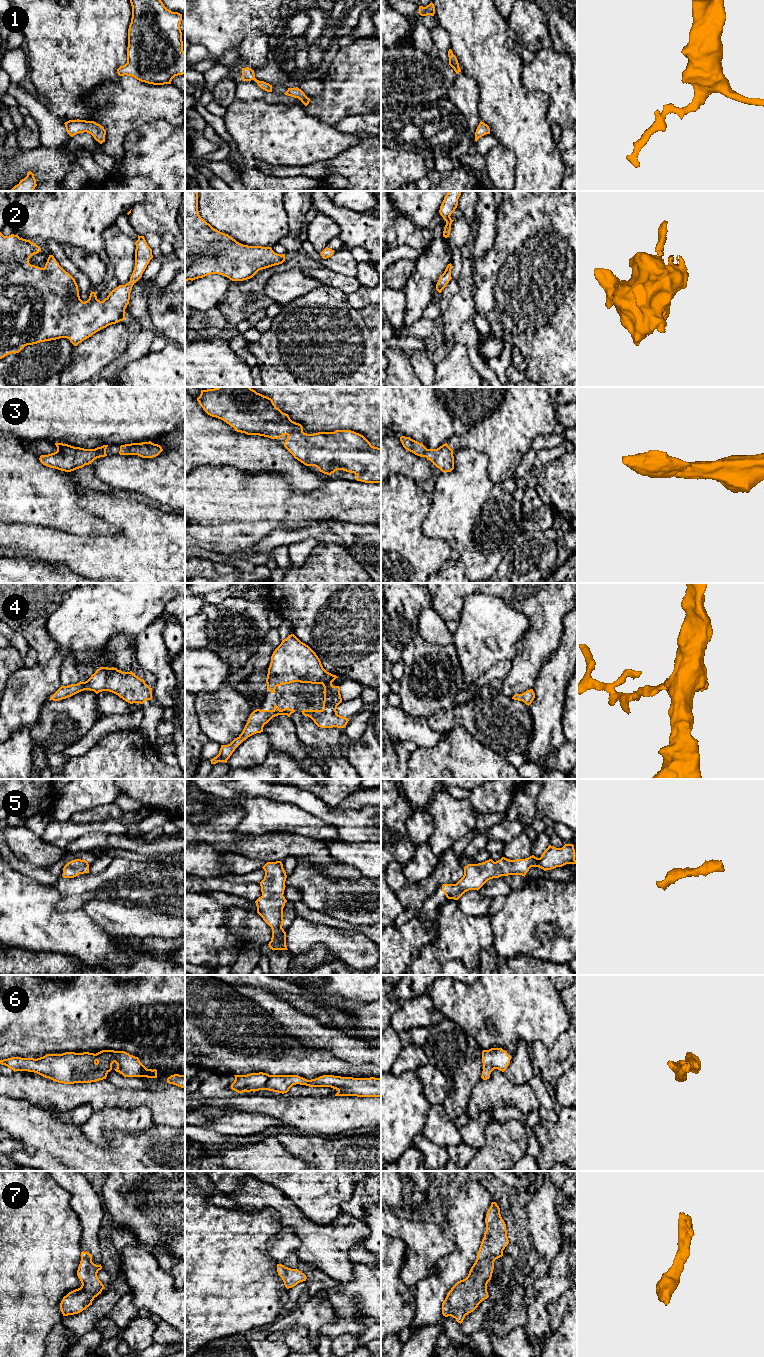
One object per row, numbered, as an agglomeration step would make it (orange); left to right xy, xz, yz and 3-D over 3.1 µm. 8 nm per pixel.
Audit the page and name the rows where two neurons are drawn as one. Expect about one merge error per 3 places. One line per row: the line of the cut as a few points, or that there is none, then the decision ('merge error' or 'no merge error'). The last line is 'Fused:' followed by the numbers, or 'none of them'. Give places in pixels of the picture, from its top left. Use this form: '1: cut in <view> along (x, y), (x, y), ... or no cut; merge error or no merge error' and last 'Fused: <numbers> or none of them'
1: no cut; no merge error
2: no cut; no merge error
3: no cut; no merge error
4: no cut; no merge error
5: no cut; no merge error
6: no cut; no merge error
7: no cut; no merge error
Fused: none of them

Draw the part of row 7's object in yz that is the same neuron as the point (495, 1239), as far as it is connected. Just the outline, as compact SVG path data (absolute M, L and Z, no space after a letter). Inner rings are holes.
M496 1202L491 1203L485 1223L486 1231L475 1263L468 1276L451 1288L442 1303L443 1316L451 1316L460 1324L489 1297L487 1284L492 1277L494 1261L503 1256L503 1250L509 1244L506 1224Z

